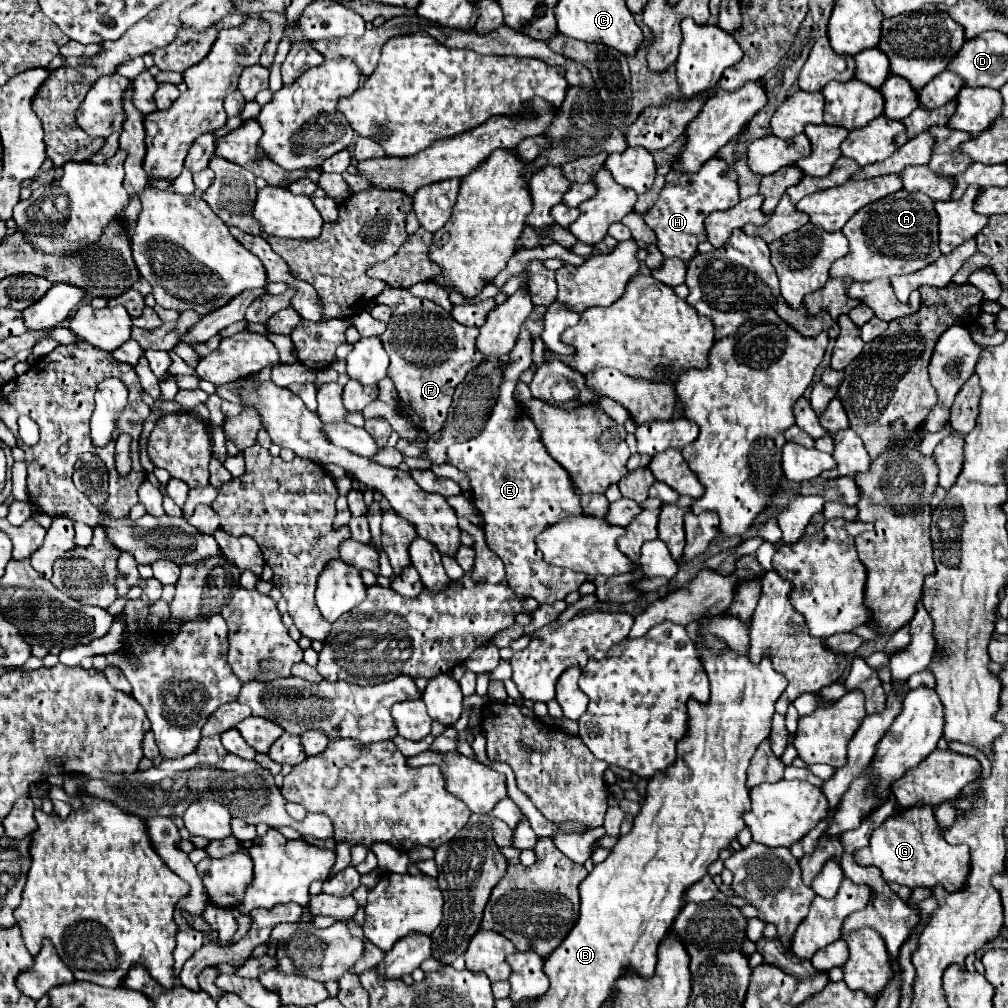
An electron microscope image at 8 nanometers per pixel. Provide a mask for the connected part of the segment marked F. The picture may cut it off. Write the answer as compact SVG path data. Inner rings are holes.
M385 288L375 302L391 308L391 320L387 330L381 334L381 342L391 358L387 376L393 378L401 412L421 430L435 434L441 430L447 410L451 406L451 396L455 386L465 378L465 374L483 362L483 354L475 348L477 328L467 328L457 324L443 308L429 300L415 298L401 288Z

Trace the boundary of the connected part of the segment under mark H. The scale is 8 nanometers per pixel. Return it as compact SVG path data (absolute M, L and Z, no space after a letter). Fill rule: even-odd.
M711 158L695 174L679 174L671 170L665 180L667 182L661 190L659 200L643 218L647 226L657 234L657 248L661 250L661 254L665 258L677 256L687 262L695 256L697 244L705 240L705 218L713 210L729 210L739 202L737 174L733 170L727 170L727 164L723 160Z

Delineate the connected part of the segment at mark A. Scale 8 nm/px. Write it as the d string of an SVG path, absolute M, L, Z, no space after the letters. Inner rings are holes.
M899 190L875 200L855 212L841 232L845 232L845 238L849 240L849 252L831 266L831 278L849 278L853 282L891 278L917 272L941 256L937 246L937 214L933 210L933 200L925 194Z

